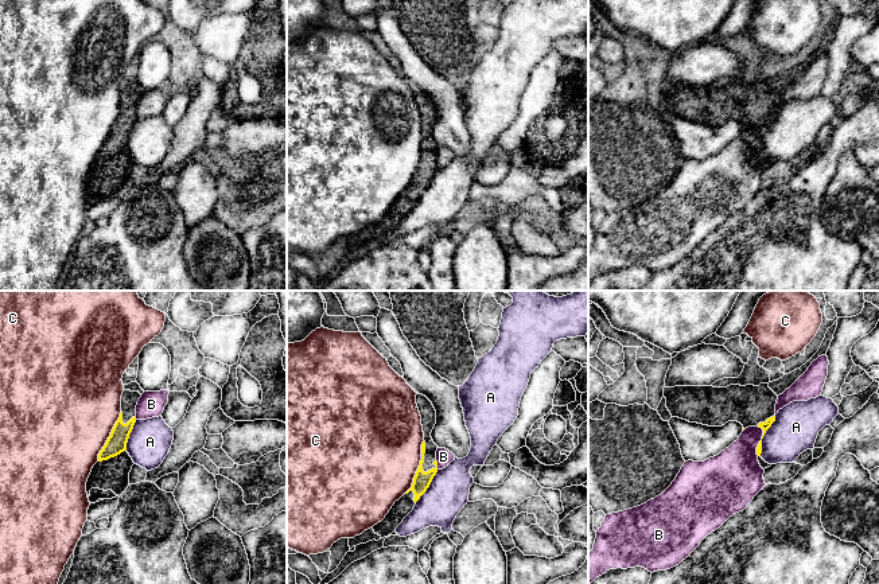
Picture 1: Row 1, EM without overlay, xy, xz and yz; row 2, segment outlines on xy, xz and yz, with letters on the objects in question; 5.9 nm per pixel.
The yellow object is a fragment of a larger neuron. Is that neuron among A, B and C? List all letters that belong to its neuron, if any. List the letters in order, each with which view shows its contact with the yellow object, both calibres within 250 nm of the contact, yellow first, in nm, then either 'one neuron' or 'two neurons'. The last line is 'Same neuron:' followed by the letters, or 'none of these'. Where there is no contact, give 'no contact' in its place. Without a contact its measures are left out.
A: contact in yz; calibres 50 and 260 nm; two neurons
B: contact in xz; calibres 110 and 100 nm; two neurons
C: contact in xz; calibres 110 and 480 nm; two neurons
Same neuron: none of these

